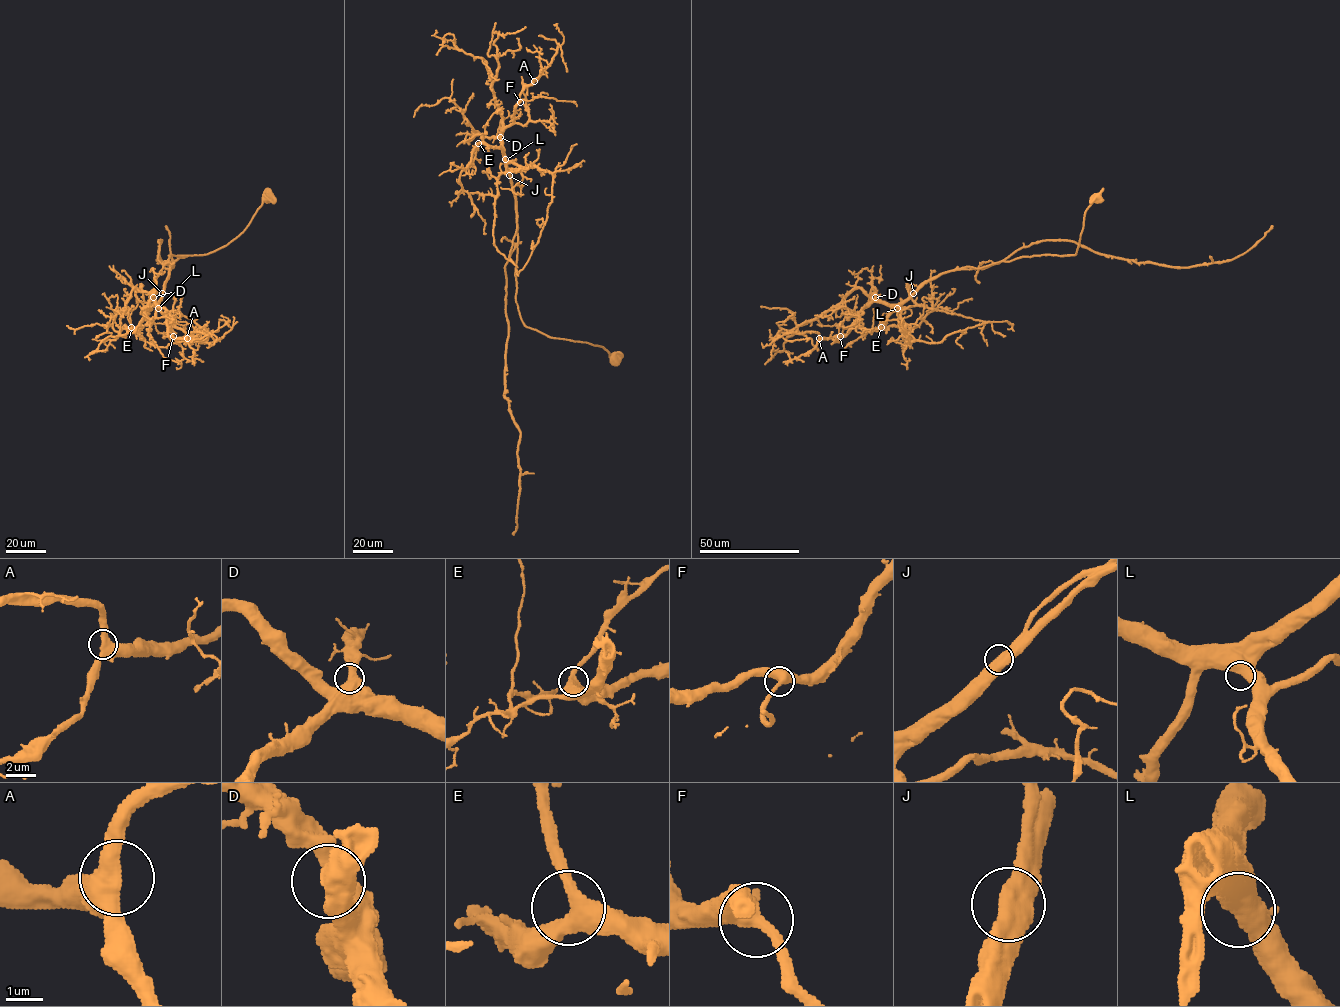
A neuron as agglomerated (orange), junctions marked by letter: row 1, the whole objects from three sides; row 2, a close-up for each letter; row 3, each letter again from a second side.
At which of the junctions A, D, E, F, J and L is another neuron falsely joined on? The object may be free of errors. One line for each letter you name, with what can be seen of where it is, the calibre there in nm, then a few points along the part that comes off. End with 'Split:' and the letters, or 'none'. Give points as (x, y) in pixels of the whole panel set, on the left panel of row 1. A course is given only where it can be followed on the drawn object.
Split: none

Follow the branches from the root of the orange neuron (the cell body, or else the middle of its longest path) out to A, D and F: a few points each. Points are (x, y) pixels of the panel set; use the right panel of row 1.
A: (1096, 196), (1085, 212), (1074, 255), (1020, 256), (945, 271), (897, 304), (872, 301), (844, 335), (819, 338)
D: (1096, 196), (1085, 212), (1074, 255), (1020, 256), (955, 268), (928, 279), (897, 304), (875, 297)
F: (1096, 196), (1085, 212), (1074, 255), (1020, 256), (942, 272), (897, 304), (872, 301), (840, 336)

